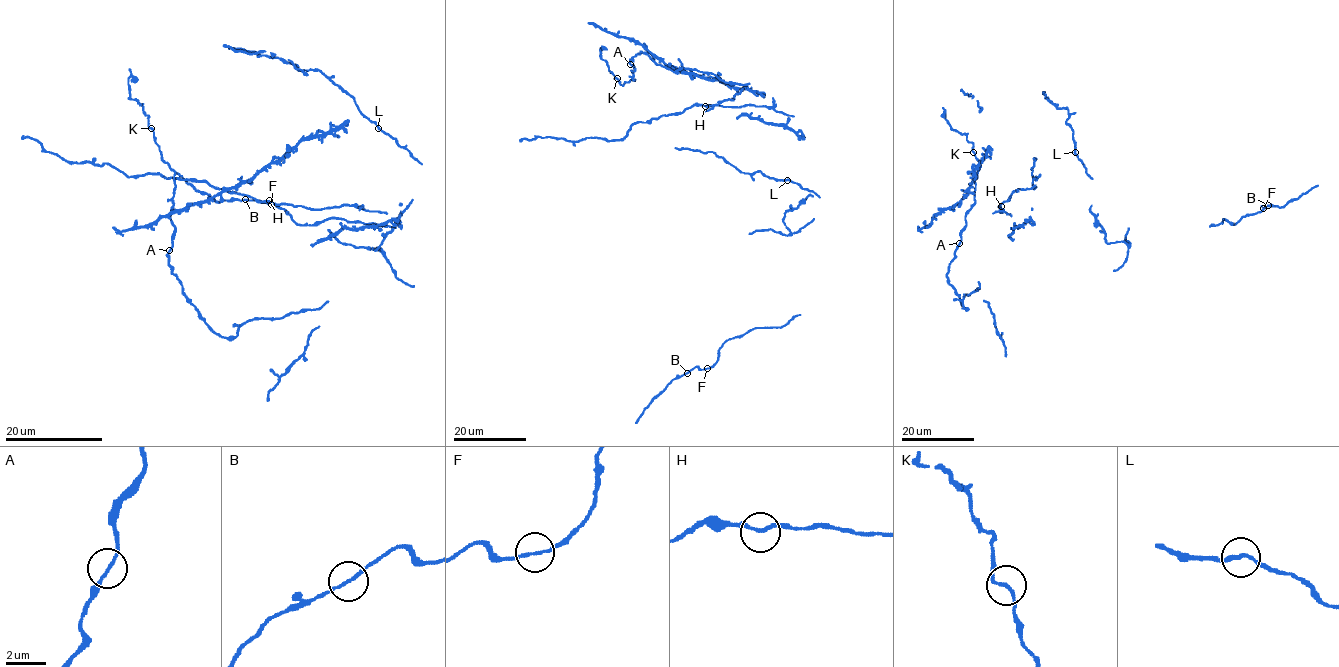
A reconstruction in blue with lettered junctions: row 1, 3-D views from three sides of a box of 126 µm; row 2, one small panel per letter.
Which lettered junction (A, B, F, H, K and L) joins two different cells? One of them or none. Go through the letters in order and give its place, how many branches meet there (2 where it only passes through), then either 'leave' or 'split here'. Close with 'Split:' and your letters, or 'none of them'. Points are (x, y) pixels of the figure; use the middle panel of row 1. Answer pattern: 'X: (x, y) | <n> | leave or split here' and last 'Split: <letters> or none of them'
A: (630, 64) | 2 | leave
B: (687, 373) | 2 | leave
F: (707, 368) | 2 | leave
H: (705, 106) | 2 | leave
K: (617, 78) | 2 | leave
L: (787, 180) | 2 | leave
Split: none of them

